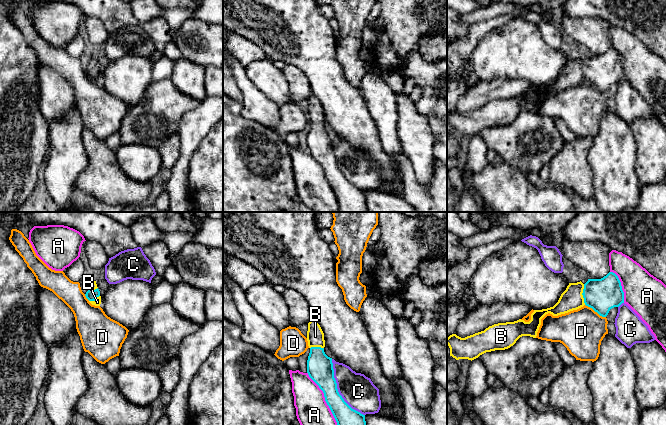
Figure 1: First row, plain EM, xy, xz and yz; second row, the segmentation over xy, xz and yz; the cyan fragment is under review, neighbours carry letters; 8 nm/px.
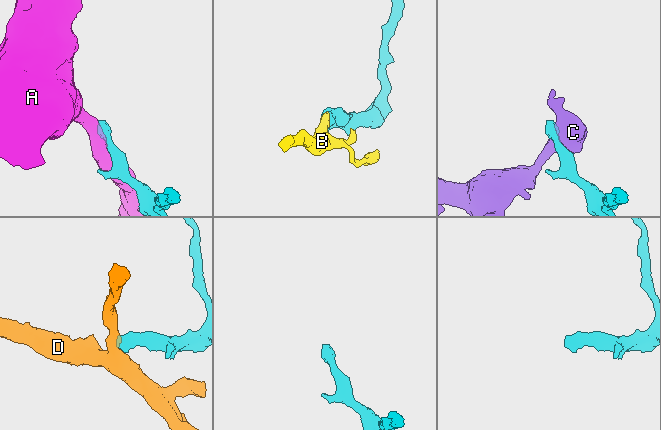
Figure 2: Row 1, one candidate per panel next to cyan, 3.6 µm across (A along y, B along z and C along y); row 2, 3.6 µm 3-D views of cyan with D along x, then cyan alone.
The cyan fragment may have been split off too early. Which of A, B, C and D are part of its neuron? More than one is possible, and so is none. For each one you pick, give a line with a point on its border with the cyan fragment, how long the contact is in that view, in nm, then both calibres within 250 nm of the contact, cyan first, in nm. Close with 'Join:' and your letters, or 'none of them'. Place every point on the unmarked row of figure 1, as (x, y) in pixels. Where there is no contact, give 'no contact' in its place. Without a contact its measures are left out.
B: meets cyan in yz at (582, 70); contact 170 nm long; 260 nm thick on the cyan side, 180 nm on the other
Join: B

